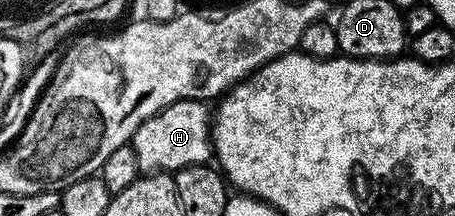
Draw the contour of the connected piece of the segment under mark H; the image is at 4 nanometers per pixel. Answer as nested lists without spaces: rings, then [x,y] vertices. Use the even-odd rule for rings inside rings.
[[[183,98],[162,108],[150,120],[138,124],[130,145],[138,156],[141,175],[184,170],[187,166],[205,165],[213,157],[212,119],[209,103],[198,98]]]

